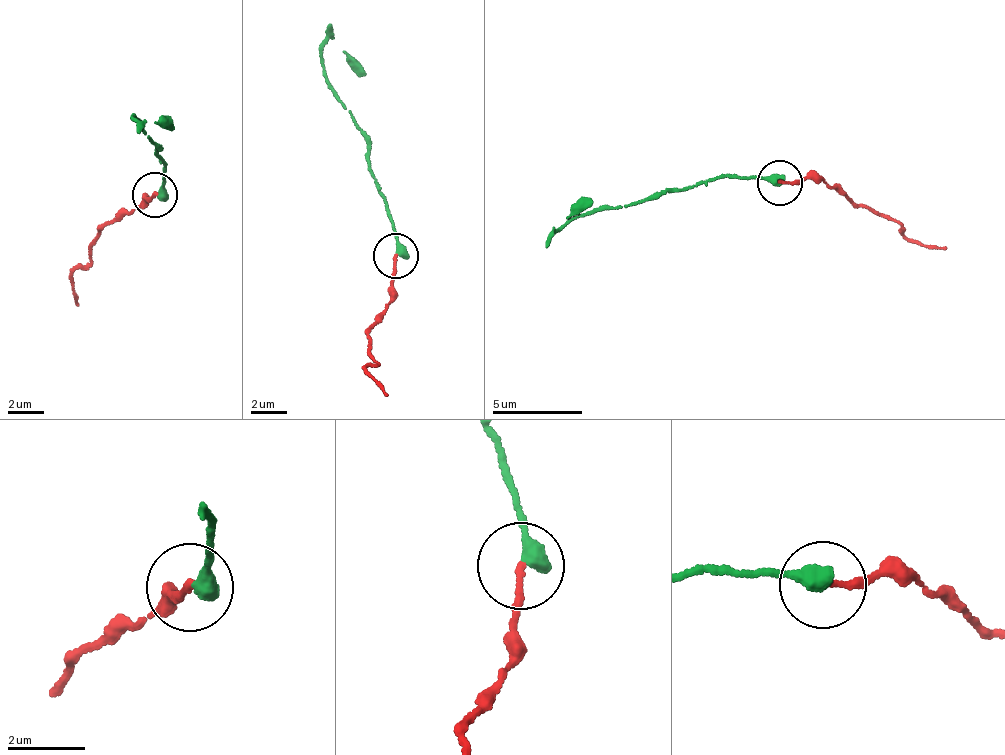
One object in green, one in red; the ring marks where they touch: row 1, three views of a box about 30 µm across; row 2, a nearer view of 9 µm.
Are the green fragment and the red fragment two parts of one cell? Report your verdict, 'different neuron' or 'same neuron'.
different neuron

